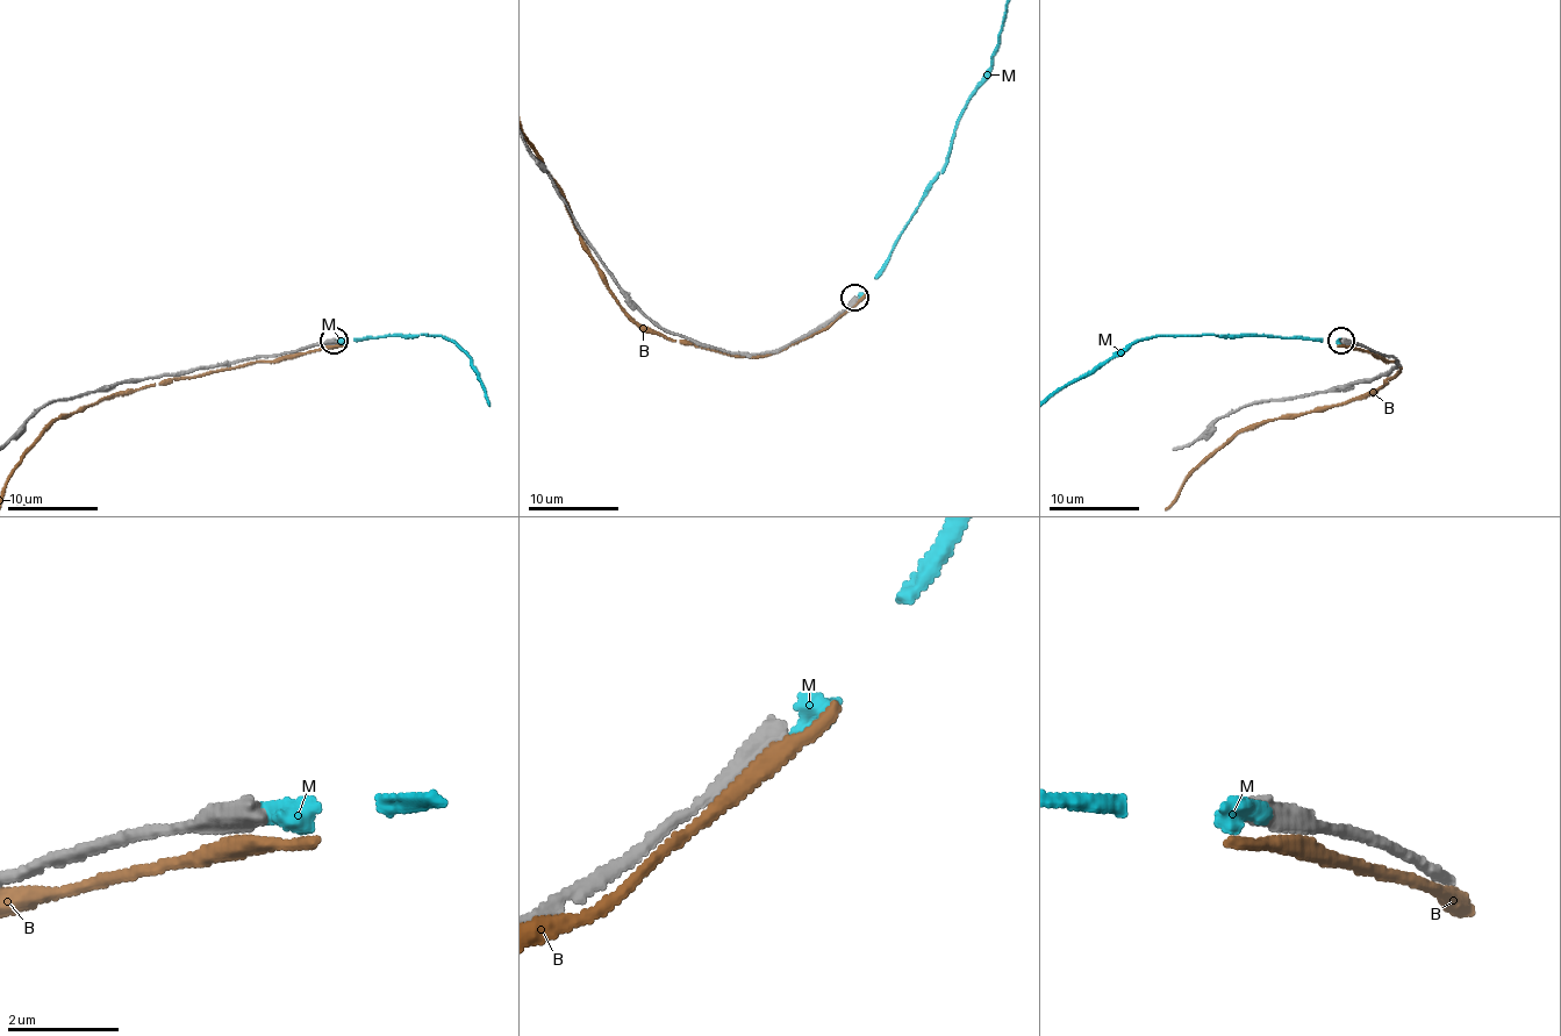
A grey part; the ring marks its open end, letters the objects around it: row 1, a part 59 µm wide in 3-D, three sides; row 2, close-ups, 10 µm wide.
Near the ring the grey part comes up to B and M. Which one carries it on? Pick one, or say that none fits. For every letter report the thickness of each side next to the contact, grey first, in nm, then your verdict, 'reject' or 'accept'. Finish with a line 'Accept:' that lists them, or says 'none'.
B: 500/320 nm | reject
M: 440/400 nm | reject
Accept: none

